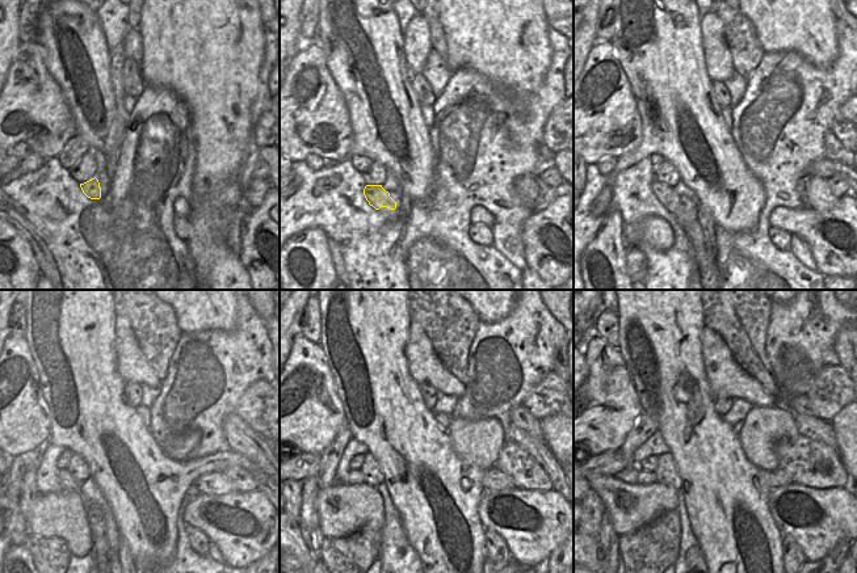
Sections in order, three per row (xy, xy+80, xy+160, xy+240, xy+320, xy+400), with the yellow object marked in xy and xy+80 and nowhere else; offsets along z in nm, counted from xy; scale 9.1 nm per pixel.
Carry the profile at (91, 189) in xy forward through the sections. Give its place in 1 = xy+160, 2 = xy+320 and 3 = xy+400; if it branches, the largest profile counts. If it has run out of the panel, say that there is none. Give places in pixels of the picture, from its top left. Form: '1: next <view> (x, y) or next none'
1: next xy+160 (664, 194)
2: next xy+320 (355, 476)
3: next xy+400 (645, 477)

